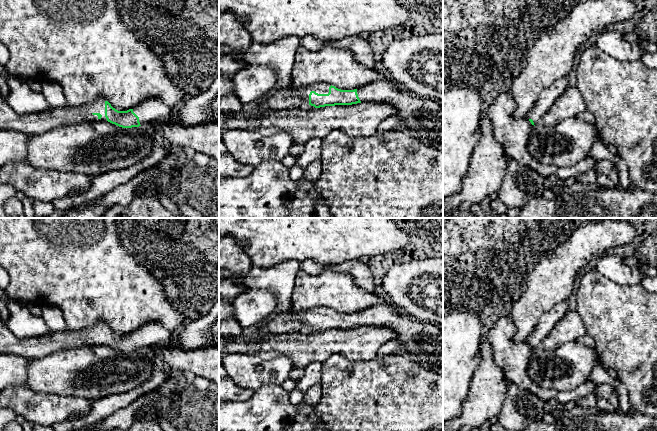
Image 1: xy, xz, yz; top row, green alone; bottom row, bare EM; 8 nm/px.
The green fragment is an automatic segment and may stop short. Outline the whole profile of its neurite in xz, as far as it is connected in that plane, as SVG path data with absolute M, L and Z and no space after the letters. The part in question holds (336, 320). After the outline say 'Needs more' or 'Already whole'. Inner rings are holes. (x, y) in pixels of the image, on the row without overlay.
M284 261L270 268L252 265L244 276L238 277L245 286L269 290L277 299L273 313L263 320L265 334L387 327L394 331L407 356L443 376L443 328L397 314L386 304L371 306L354 314L341 314L325 306L295 313L292 292L299 270L299 262Z. Needs more

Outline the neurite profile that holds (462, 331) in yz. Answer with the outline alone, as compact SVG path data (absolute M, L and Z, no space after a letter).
M469 312L443 315L443 423L460 416L468 397L471 381L480 361L483 338L480 319Z

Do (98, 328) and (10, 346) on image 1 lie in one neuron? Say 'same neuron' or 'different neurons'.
same neuron

